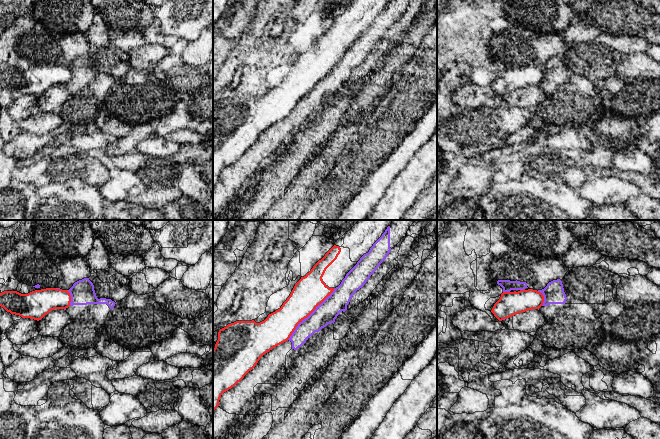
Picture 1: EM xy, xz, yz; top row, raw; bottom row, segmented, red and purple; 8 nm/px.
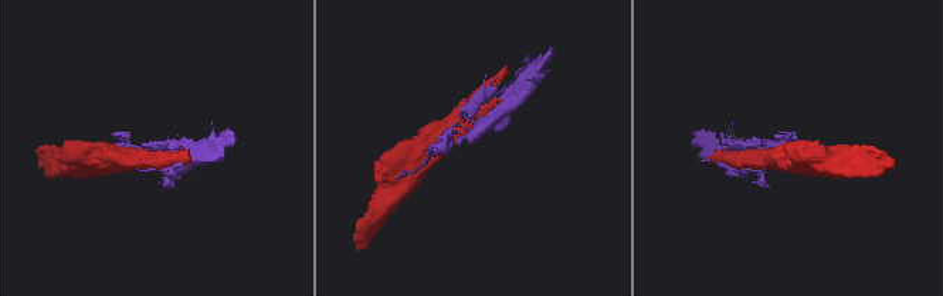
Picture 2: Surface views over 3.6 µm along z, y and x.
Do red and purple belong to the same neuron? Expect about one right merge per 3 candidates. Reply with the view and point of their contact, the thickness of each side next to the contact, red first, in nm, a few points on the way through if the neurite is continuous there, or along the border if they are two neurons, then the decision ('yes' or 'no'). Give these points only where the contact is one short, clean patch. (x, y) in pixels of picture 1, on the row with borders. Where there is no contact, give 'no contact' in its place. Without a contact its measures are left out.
xz (309, 314) | 260/170 nm | no

